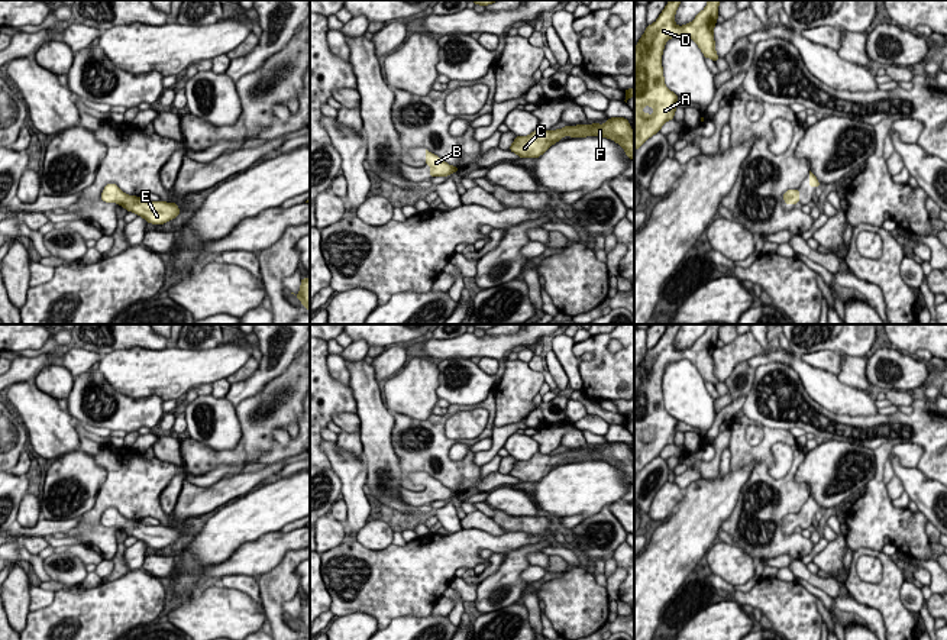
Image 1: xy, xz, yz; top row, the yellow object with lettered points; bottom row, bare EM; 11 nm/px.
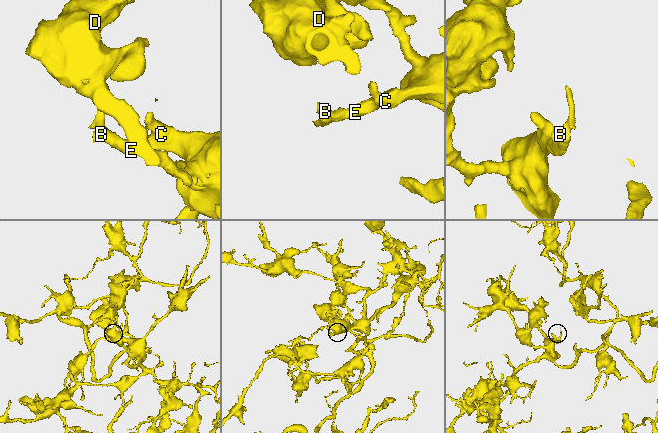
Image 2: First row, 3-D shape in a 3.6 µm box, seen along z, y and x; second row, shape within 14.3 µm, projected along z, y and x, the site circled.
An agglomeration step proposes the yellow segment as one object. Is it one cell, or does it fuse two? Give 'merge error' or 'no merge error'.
no merge error

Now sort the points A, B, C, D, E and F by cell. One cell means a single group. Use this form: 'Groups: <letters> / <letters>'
Groups: A B C D E F

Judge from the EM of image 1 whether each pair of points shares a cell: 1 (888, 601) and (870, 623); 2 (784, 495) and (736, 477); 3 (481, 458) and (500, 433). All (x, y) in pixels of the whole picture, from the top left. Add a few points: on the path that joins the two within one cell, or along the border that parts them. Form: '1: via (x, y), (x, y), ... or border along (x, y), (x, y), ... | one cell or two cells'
1: border along (850, 594), (859, 603), (873, 607), (885, 624) | two cells
2: border along (753, 459), (752, 472), (731, 511) | two cells
3: via (488, 455), (498, 440) | one cell

